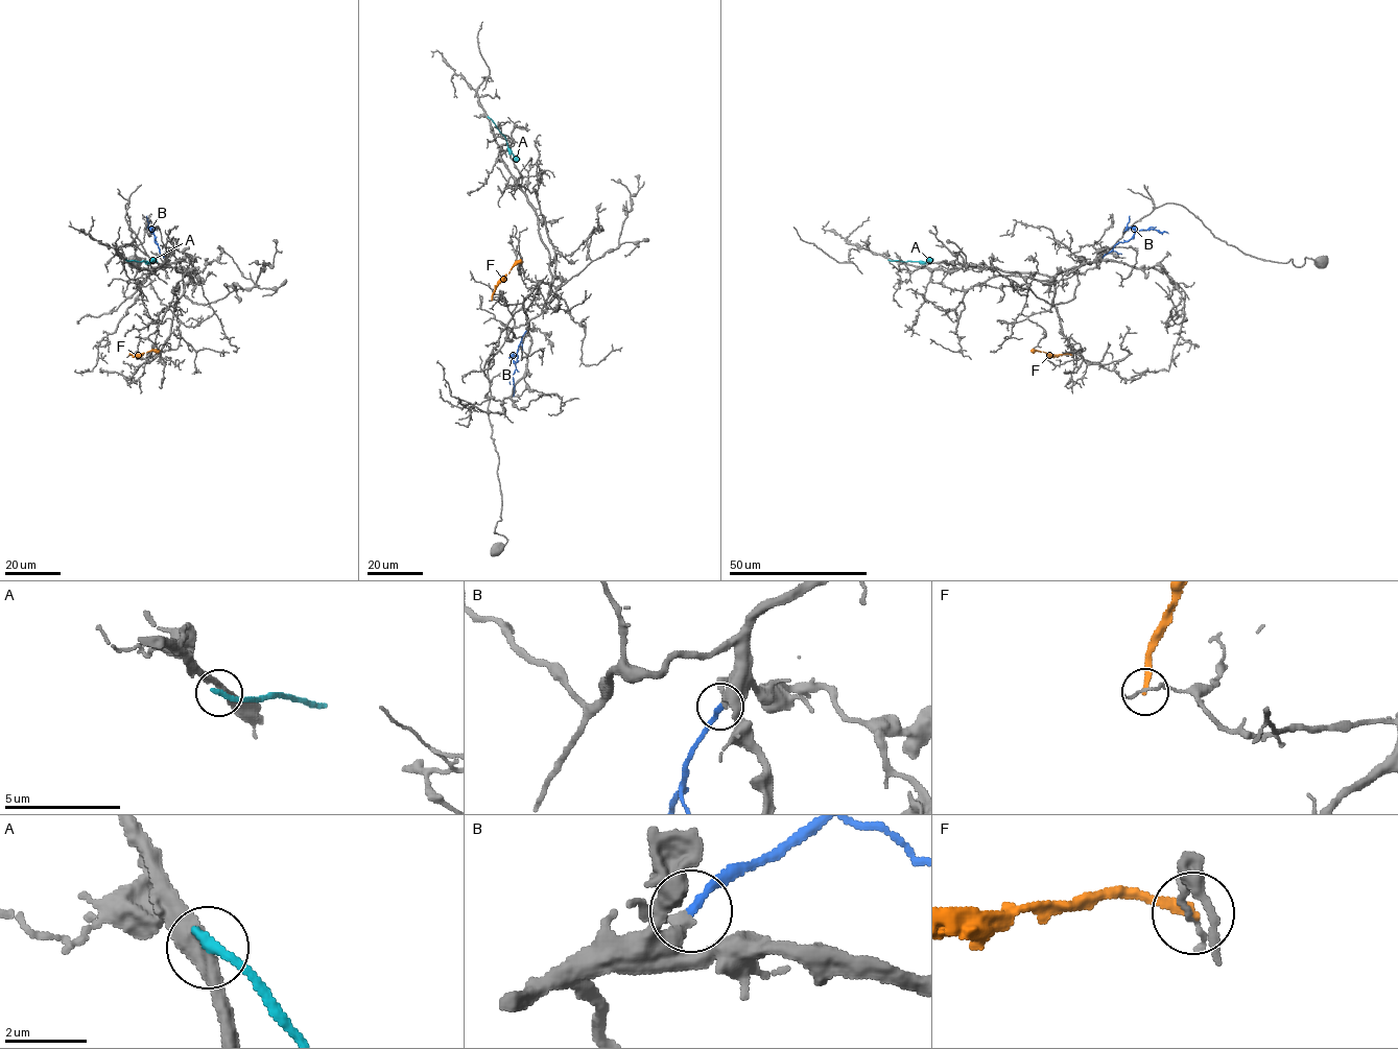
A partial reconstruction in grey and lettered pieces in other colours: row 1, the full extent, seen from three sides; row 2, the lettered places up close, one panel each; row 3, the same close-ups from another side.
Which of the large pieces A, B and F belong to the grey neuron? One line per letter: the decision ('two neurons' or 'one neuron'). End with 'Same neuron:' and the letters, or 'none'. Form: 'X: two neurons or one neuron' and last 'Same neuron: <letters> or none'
A: two neurons
B: one neuron
F: two neurons
Same neuron: B

